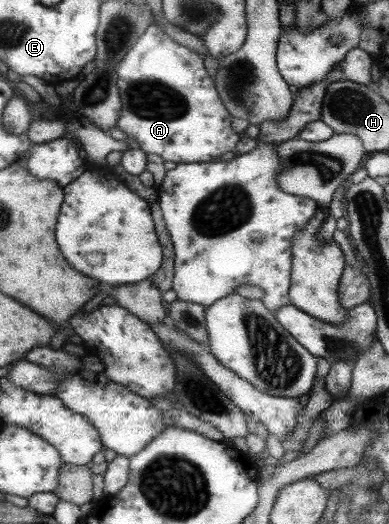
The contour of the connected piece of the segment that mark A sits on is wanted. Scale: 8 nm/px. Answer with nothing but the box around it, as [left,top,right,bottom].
[115,24,239,163]

